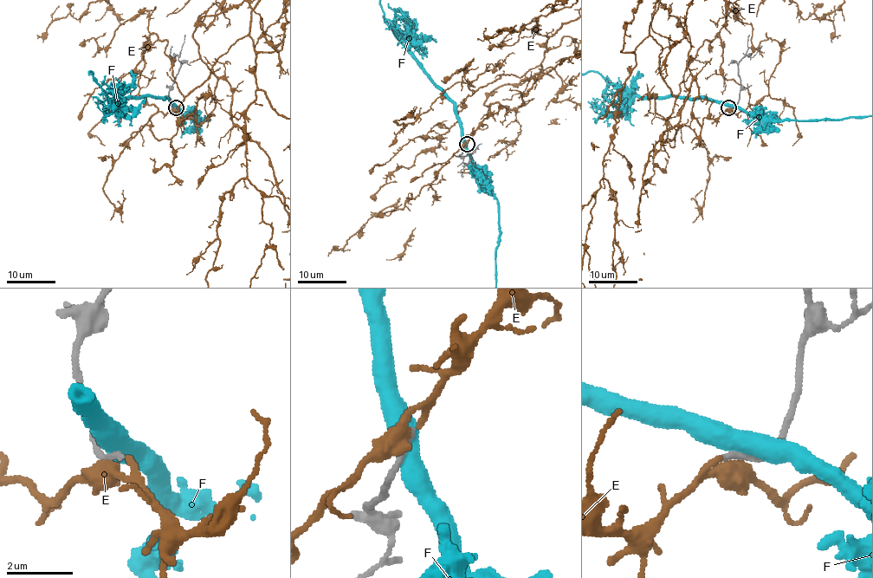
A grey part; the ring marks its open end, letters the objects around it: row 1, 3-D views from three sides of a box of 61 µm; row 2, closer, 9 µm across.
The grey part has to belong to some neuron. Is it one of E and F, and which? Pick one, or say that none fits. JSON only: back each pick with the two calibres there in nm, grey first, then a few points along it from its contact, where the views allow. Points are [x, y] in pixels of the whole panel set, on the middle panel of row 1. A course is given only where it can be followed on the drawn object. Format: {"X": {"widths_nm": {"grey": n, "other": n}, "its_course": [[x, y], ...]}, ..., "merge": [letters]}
{"E": {"widths_nm": {"grey": 220, "other": 480}}, "merge": ["E"]}

